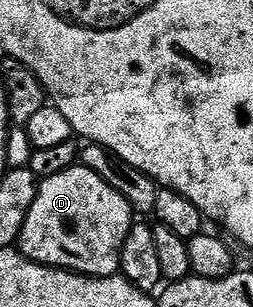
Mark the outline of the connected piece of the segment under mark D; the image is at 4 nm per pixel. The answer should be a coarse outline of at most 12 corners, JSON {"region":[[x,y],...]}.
{"region":[[73,165],[37,186],[16,248],[115,277],[130,198]]}

